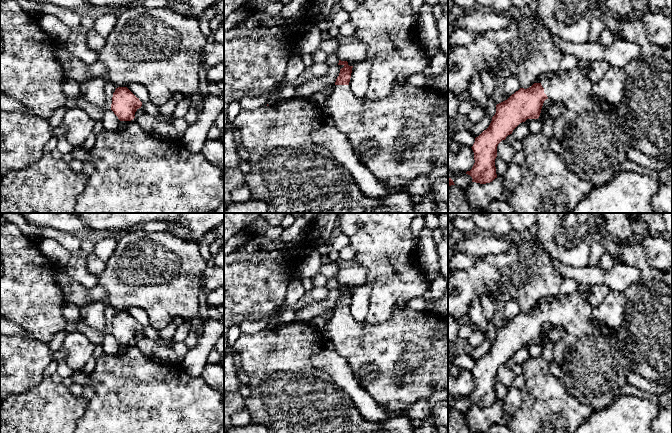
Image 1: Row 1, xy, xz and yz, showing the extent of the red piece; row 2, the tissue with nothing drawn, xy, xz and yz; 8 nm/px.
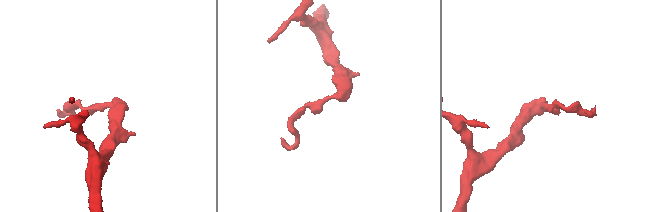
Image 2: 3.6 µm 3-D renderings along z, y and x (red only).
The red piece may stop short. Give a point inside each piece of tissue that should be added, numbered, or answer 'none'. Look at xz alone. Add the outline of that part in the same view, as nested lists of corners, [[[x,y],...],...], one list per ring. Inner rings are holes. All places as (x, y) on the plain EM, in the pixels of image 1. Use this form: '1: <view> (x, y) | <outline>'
1: xz (404, 359) | [[[397,306],[387,321],[369,325],[357,321],[346,309],[335,309],[325,329],[335,345],[335,351],[345,358],[356,379],[387,411],[405,412],[414,402],[448,390],[448,326],[444,318],[428,310]]]

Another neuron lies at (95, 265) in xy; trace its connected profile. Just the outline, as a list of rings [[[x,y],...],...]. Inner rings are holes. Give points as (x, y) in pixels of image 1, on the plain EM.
[[[94,254],[86,256],[86,263],[89,272],[96,276],[100,275],[106,267],[106,263]]]

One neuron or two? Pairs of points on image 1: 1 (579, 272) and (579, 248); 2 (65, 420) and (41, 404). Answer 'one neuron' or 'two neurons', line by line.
1: two neurons
2: one neuron

